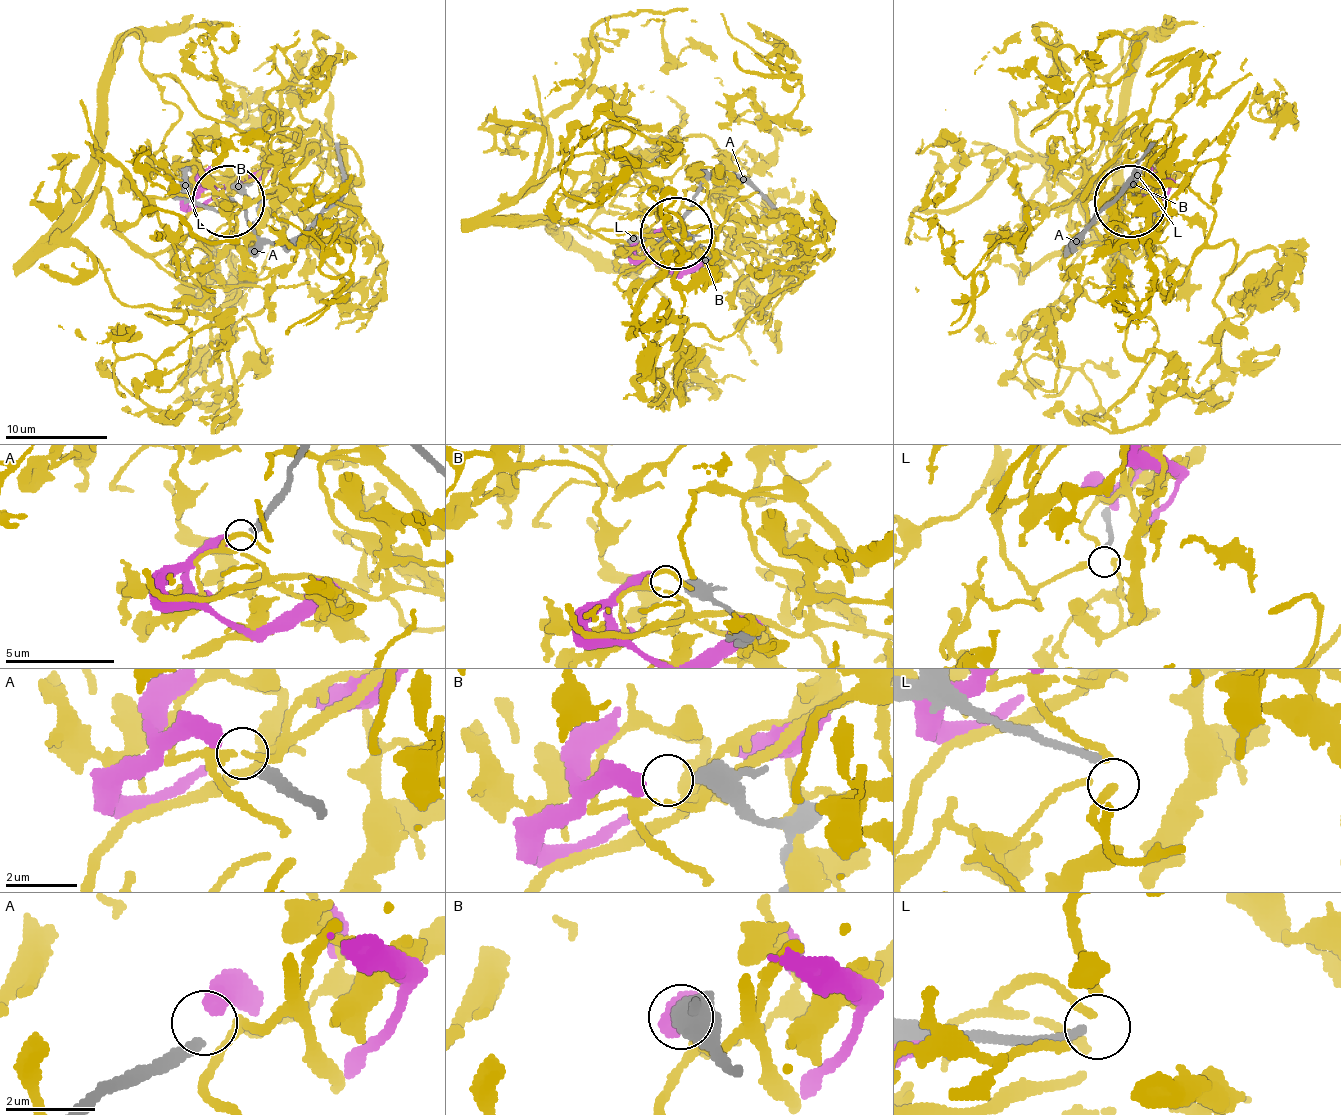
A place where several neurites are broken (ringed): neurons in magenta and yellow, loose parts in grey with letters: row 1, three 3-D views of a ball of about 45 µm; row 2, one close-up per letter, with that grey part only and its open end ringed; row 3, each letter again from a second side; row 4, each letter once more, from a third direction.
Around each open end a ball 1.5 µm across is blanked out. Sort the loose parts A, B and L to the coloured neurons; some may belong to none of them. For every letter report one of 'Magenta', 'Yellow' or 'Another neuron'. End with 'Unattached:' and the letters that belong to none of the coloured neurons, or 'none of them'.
A: Magenta
B: Another neuron
L: Another neuron
Unattached: B, L

